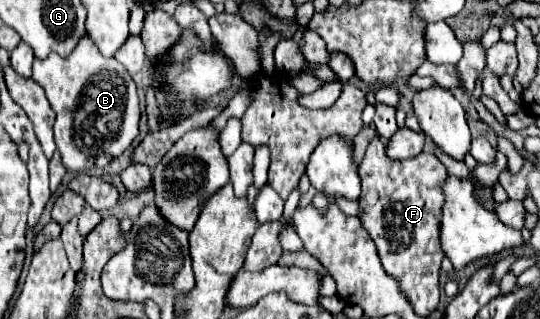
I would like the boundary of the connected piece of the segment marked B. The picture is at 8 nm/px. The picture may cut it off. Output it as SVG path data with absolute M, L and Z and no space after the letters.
M88 36L80 40L66 60L58 54L50 54L44 60L36 58L32 78L44 88L46 98L56 112L54 140L68 172L78 174L94 168L100 154L120 158L138 136L140 108L136 84L128 70L118 64L118 60L104 58Z

